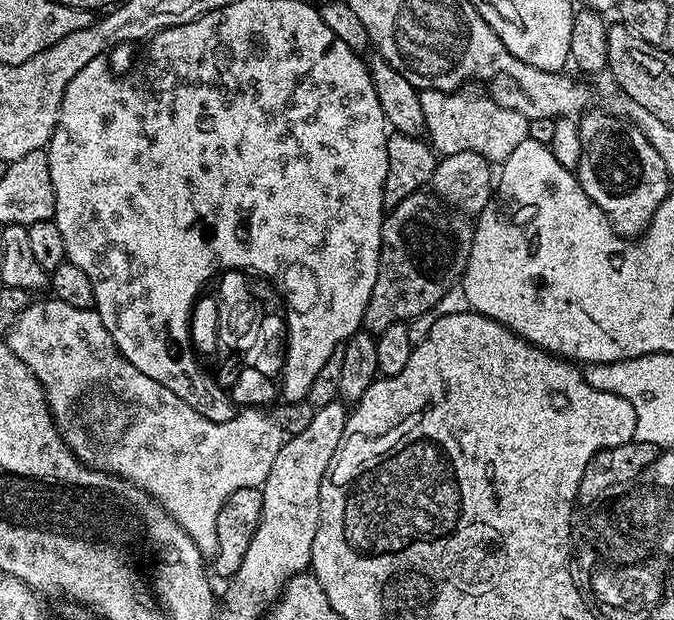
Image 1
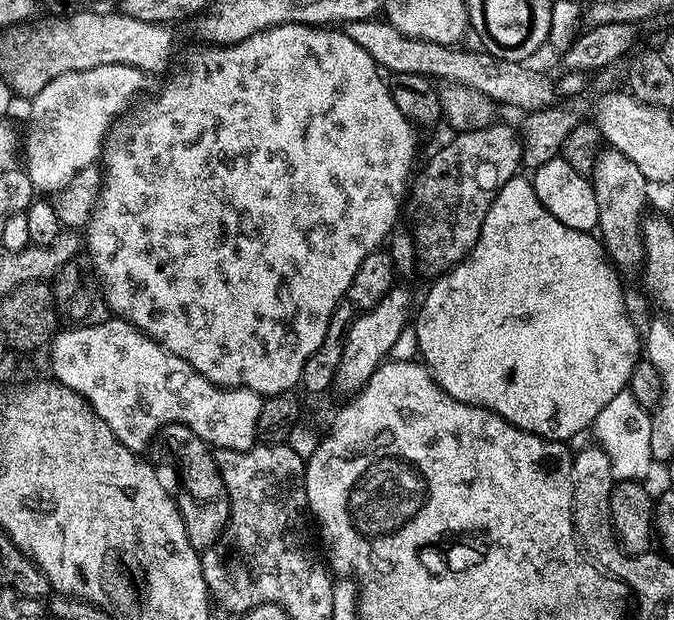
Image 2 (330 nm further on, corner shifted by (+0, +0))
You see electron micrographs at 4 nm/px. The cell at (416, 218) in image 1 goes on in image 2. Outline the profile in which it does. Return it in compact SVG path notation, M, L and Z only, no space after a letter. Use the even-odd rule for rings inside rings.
M497 122L489 128L474 132L462 132L453 135L449 144L444 144L428 160L424 169L415 173L410 184L410 191L406 197L406 216L412 245L416 251L416 262L421 273L439 278L452 271L472 253L472 248L480 241L484 232L486 214L490 206L496 201L496 196L517 175L522 164L522 140L508 124Z

